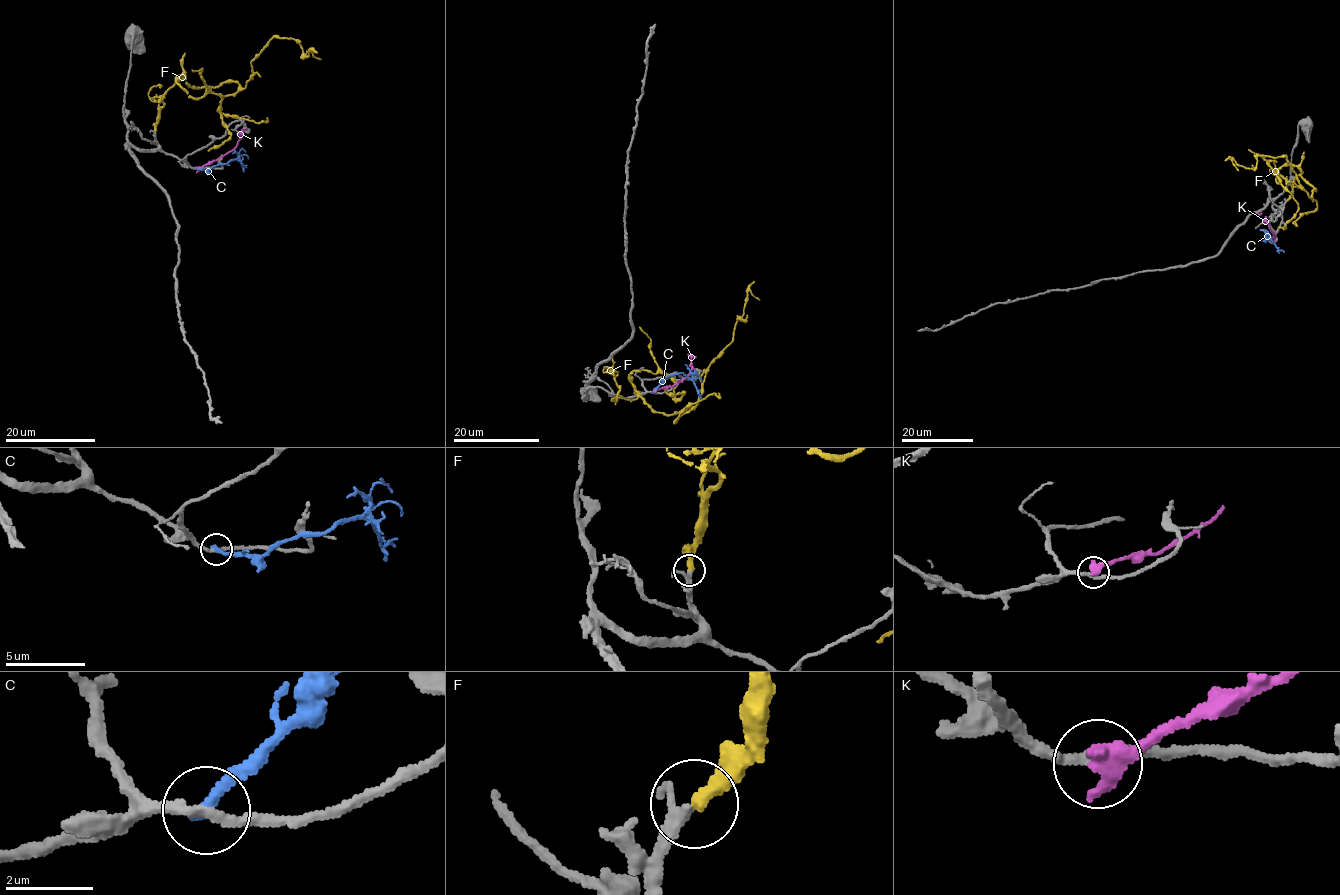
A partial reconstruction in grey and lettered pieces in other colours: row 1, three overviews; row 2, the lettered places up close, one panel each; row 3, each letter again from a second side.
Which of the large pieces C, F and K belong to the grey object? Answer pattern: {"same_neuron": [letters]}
{"same_neuron": ["F"]}

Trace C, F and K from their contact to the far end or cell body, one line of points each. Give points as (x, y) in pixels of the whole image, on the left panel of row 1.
C: (196, 168), (206, 171), (237, 159), (246, 167)
F: (155, 130), (159, 102), (176, 82), (242, 88), (273, 37), (296, 40), (302, 59), (310, 50), (321, 59)
K: (197, 169), (235, 147), (246, 128)

